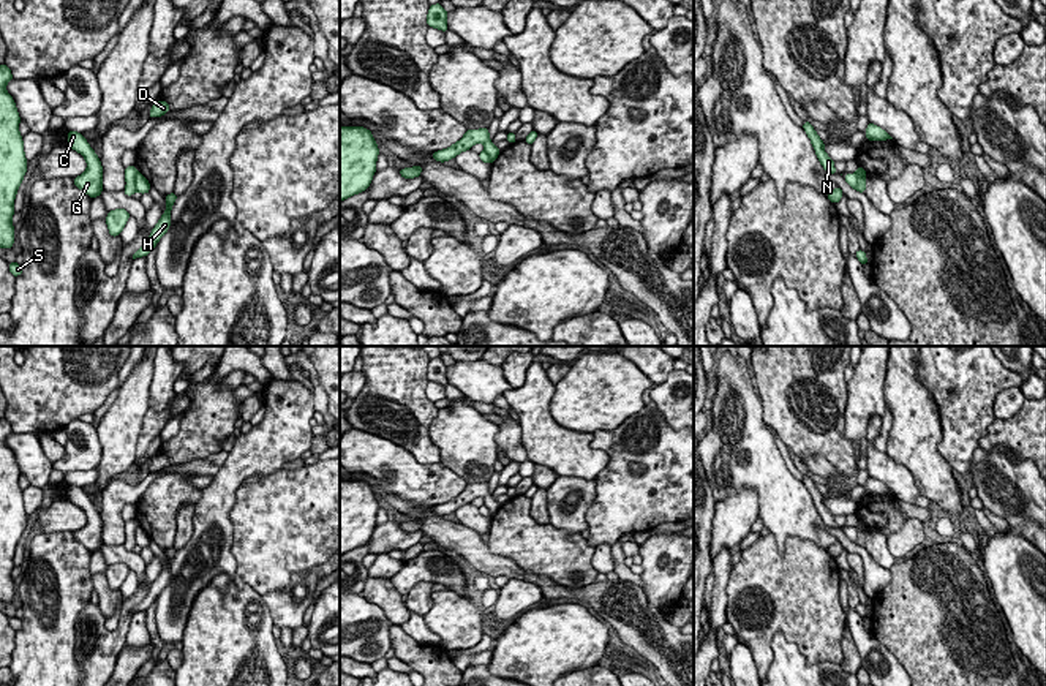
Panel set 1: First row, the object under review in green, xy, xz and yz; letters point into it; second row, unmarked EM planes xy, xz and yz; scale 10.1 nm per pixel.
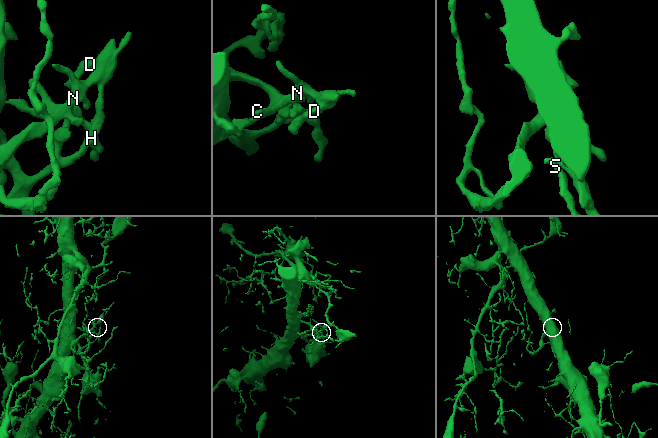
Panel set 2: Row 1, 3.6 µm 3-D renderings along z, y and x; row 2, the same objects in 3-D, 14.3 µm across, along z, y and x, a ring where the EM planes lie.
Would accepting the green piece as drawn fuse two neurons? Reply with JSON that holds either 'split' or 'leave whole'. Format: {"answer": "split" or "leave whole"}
{"answer": "split"}

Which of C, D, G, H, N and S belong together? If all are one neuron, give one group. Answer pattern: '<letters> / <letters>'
C D G N S / H

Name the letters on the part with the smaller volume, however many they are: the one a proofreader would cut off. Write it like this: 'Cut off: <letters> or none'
Cut off: C, D, G, N, S

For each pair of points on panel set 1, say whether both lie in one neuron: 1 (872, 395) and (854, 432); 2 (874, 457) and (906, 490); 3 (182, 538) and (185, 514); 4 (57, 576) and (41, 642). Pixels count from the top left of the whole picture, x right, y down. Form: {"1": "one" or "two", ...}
{"1": "one", "2": "one", "3": "one", "4": "one"}

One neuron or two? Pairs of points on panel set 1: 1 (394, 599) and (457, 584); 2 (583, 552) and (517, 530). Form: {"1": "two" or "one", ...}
{"1": "two", "2": "one"}

